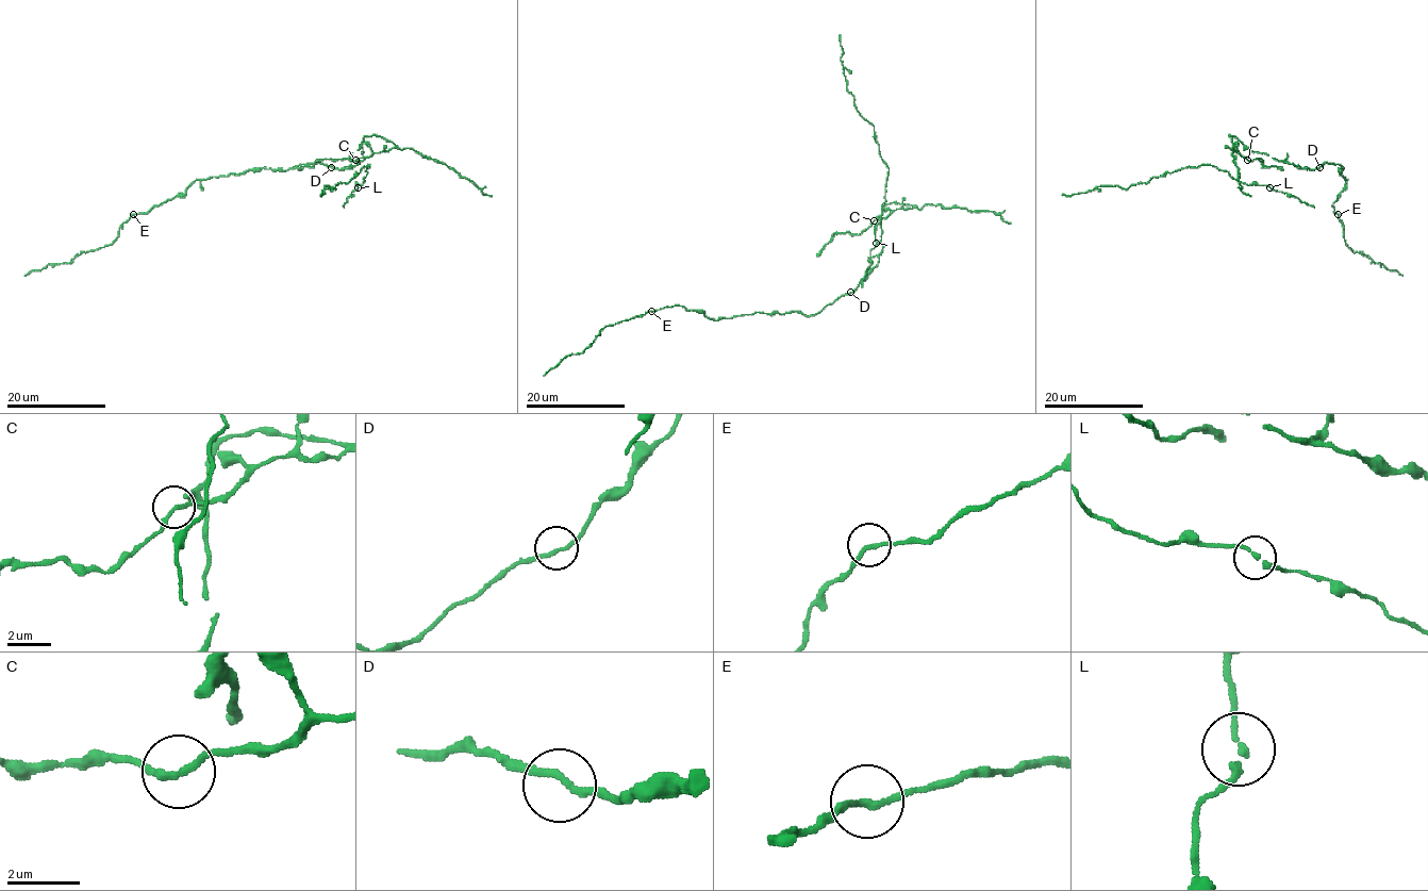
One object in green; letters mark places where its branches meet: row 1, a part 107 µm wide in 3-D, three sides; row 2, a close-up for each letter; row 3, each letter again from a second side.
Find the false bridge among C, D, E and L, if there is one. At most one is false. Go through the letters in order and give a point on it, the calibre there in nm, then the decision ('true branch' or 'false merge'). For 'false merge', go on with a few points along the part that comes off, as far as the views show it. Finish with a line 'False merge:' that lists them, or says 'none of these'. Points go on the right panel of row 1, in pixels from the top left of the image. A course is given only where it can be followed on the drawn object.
C: place (1247, 160); calibre 200 nm; true branch
D: place (1319, 167); calibre 180 nm; true branch
E: place (1338, 214); calibre 180 nm; true branch
L: place (1269, 187); calibre 200 nm; true branch
False merge: none of these

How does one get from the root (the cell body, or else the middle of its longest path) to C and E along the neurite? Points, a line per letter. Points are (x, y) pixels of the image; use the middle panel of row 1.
C: (851, 292), (879, 261), (883, 245), (882, 208), (891, 202), (913, 207), (874, 220)
E: (851, 292), (809, 315), (796, 311), (757, 312), (715, 320), (681, 306), (651, 311)

